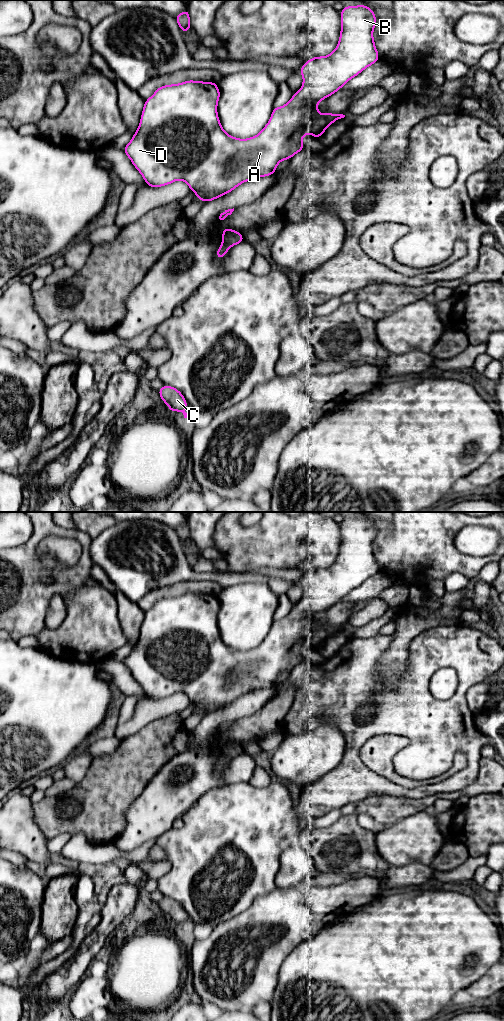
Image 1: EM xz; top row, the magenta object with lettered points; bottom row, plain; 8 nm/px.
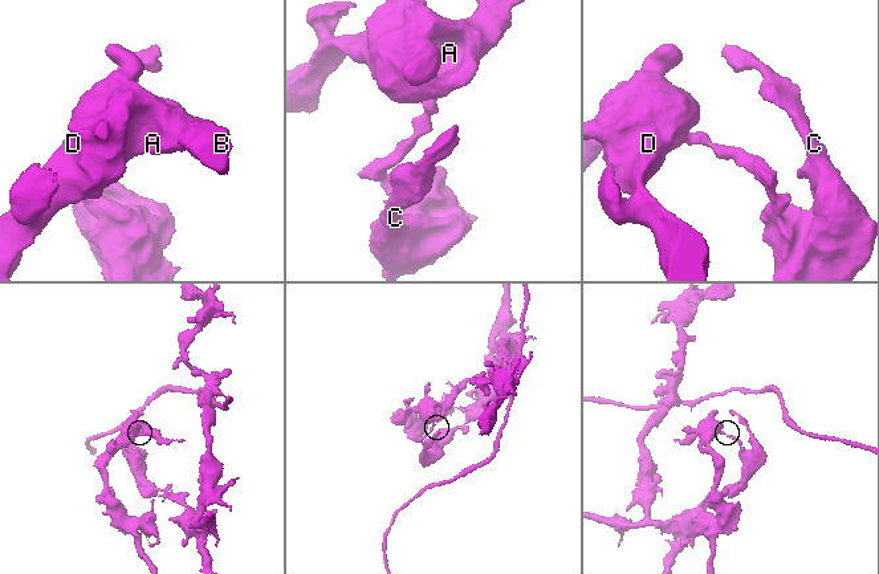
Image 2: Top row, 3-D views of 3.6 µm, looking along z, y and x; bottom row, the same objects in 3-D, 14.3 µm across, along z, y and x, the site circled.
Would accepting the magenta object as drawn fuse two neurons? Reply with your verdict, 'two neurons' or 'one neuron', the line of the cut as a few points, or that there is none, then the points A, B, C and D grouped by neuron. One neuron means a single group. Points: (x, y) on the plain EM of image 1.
two neurons | xz (223, 754), (230, 758) | A B D / C

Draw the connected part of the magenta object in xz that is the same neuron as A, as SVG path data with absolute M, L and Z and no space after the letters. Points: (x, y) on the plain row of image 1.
M362 516L344 518L340 529L340 550L335 562L327 568L312 569L304 574L299 582L303 588L302 599L284 618L273 620L270 632L256 648L238 651L223 642L217 625L217 616L220 611L217 595L188 592L180 596L160 598L150 610L145 612L139 639L131 653L123 660L145 695L156 700L183 692L190 702L196 705L196 711L206 715L232 704L244 694L275 686L276 679L282 672L290 672L296 665L305 661L302 655L305 646L310 645L311 648L319 651L333 634L344 630L343 626L320 626L317 623L317 615L342 601L345 595L380 572L380 569L373 550L373 542L376 538L375 524Z

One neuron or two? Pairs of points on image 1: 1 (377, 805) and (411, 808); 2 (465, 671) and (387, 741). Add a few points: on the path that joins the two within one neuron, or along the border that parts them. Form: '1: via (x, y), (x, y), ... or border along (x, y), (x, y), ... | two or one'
1: via (385, 807), (403, 807) | one
2: border along (371, 737), (397, 734), (404, 736), (410, 742) | two

